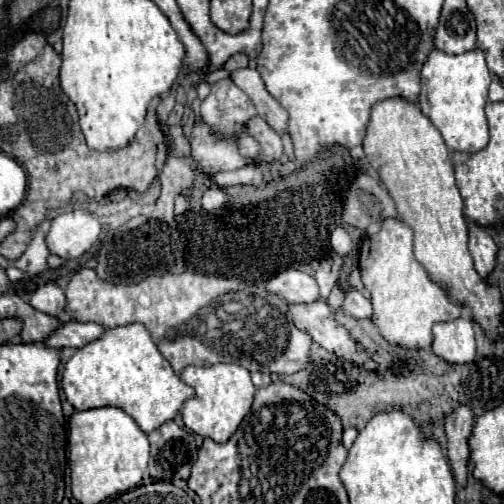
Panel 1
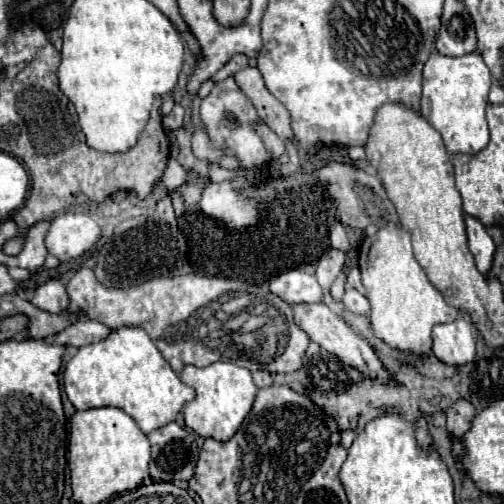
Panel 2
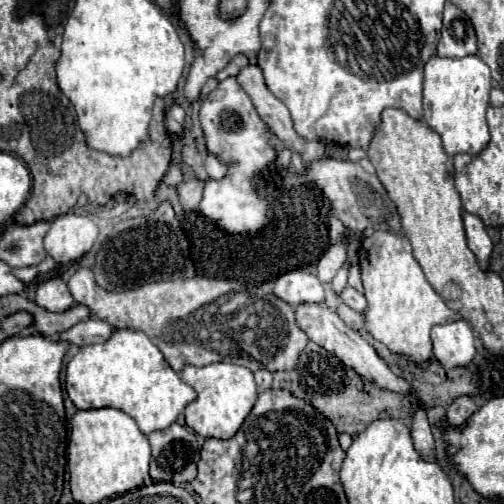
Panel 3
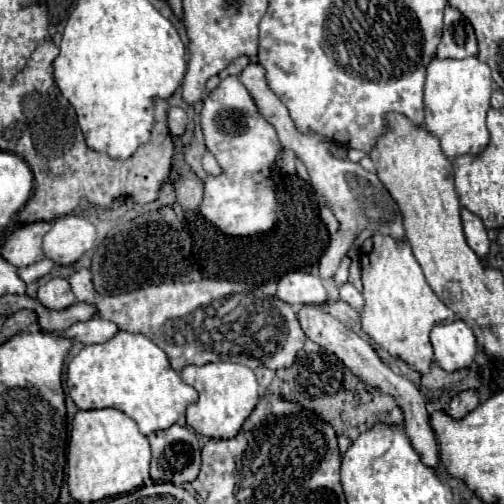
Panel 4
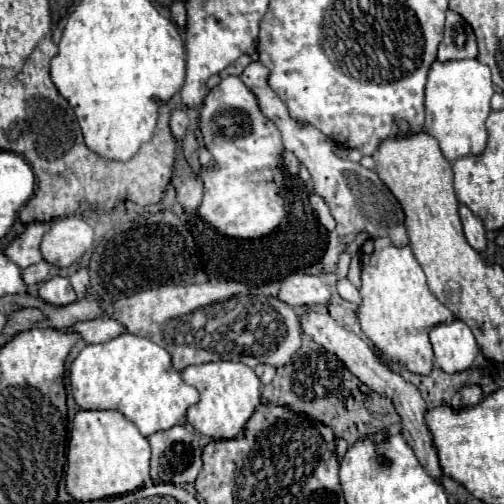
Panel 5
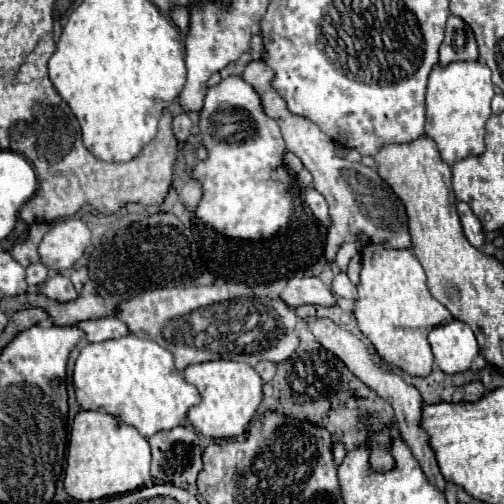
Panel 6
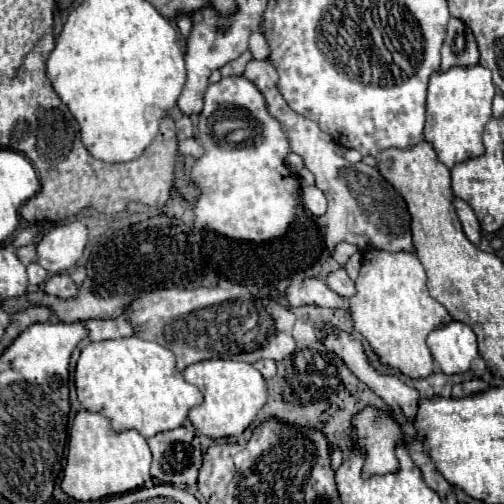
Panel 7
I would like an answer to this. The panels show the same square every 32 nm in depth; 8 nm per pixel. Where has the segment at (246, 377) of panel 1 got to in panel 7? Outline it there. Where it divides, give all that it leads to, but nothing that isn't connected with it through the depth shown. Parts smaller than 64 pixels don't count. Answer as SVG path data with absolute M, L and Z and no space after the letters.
M202 360L196 364L190 364L184 370L184 378L198 386L204 394L204 402L190 410L188 418L194 424L196 432L210 436L210 438L228 438L228 436L240 436L254 420L260 408L268 402L268 386L264 376L246 362L236 360Z

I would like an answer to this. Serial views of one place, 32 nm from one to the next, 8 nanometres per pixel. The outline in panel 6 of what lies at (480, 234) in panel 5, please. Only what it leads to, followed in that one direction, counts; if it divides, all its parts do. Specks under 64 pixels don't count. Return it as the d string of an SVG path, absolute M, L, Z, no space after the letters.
M456 202L458 206L458 216L460 216L460 222L462 222L462 228L466 232L466 238L472 246L480 248L482 242L484 242L484 232L482 232L482 224L480 220L474 216L474 212L470 210L468 204L464 202Z

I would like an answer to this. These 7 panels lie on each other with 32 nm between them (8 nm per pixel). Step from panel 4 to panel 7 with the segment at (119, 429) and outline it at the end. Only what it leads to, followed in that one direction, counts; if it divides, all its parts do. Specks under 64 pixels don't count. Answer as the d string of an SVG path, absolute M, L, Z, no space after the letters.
M80 410L70 430L66 468L60 486L70 498L82 502L124 494L150 484L150 462L152 454L148 442L136 430L114 434L104 416Z

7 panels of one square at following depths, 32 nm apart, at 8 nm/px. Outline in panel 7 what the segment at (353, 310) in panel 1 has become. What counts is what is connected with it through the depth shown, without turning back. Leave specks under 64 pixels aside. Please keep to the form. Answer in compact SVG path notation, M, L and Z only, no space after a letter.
M338 268L338 270L330 272L328 278L326 278L326 282L328 282L328 286L330 286L332 290L340 292L340 296L344 296L344 298L350 298L350 296L356 292L354 282L348 278L348 274L346 274L344 268Z

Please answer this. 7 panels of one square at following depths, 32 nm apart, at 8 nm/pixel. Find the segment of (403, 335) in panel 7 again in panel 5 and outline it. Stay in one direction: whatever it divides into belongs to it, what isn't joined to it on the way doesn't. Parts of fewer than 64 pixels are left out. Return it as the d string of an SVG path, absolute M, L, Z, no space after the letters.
M376 238L372 246L374 250L370 256L368 240L362 248L362 302L358 306L360 328L388 360L404 364L414 374L430 374L434 352L428 334L434 326L456 318L432 296L422 266L408 246L396 248L388 238Z

